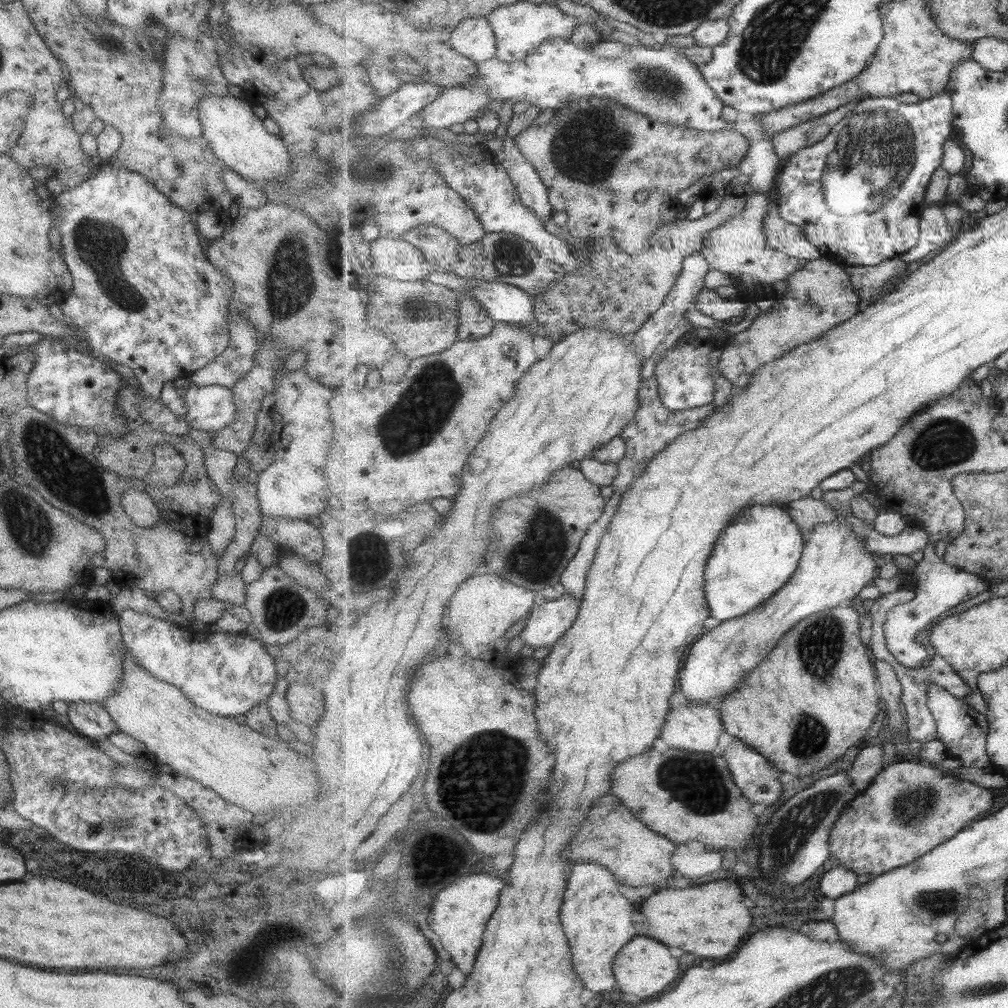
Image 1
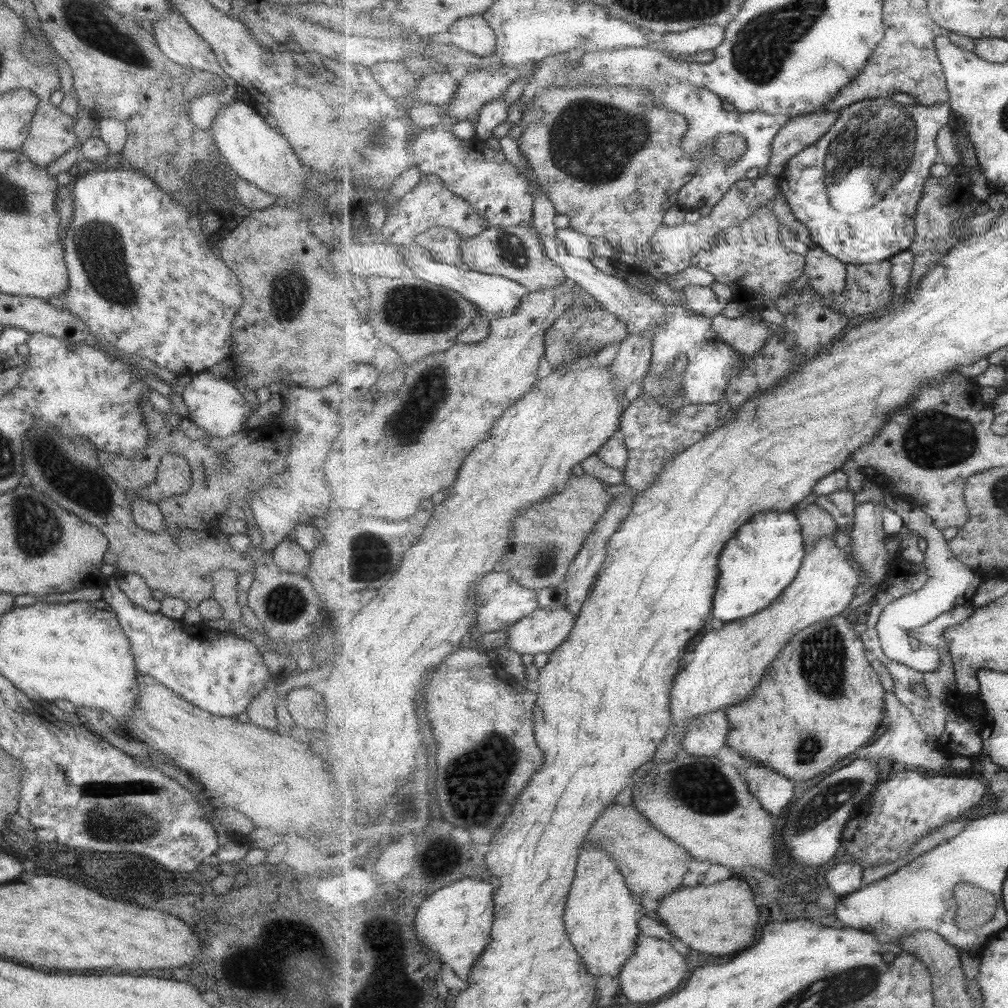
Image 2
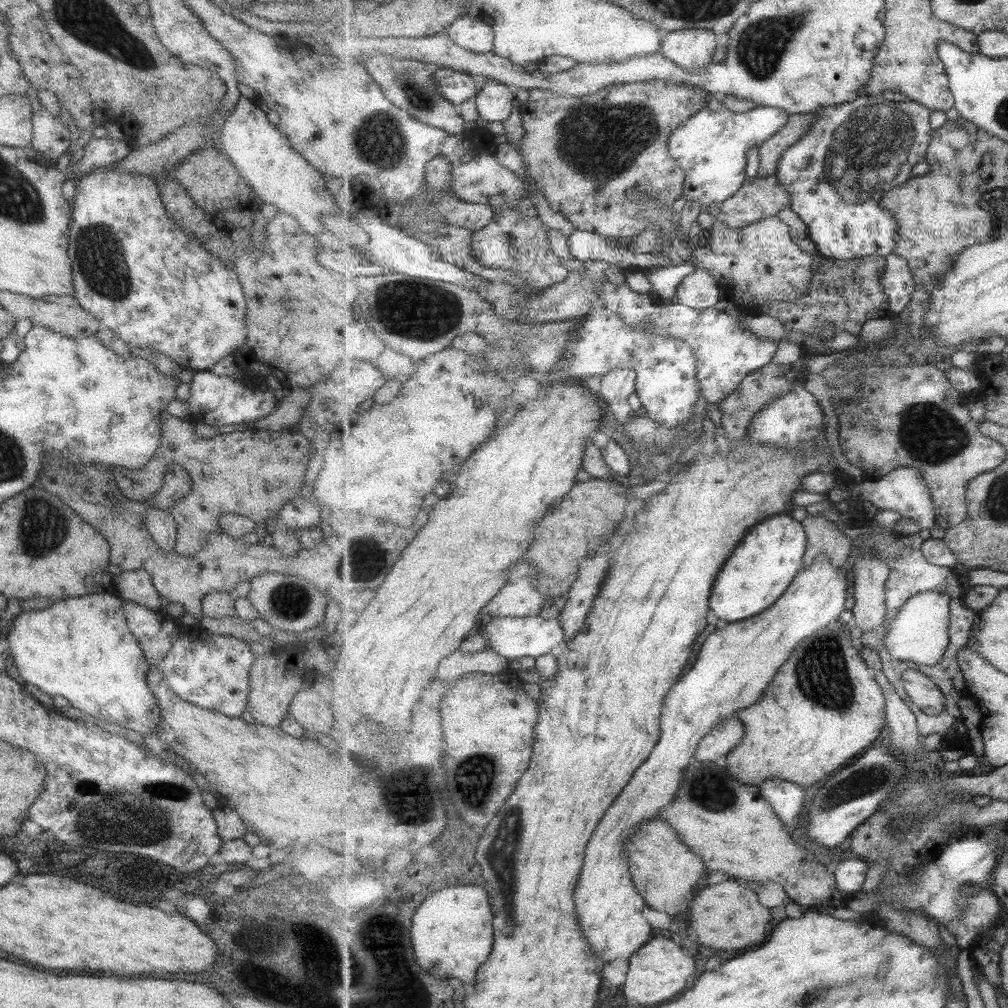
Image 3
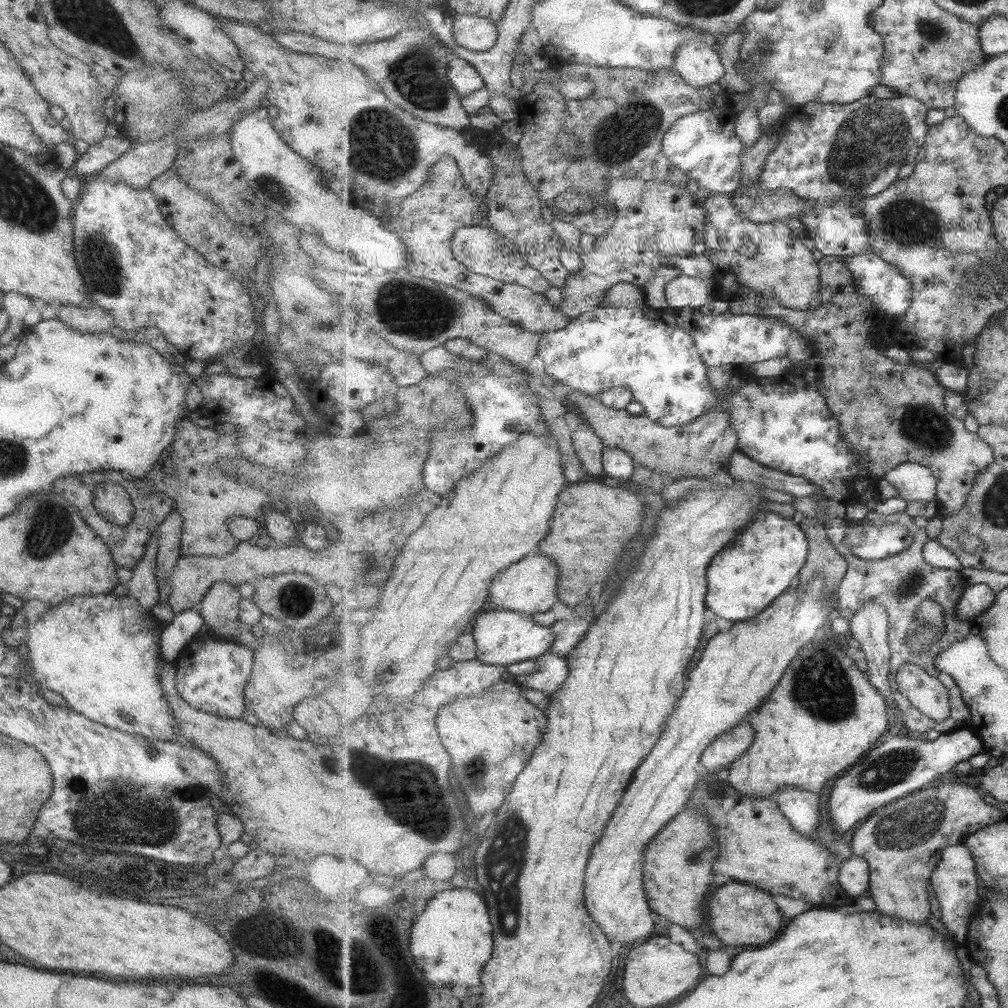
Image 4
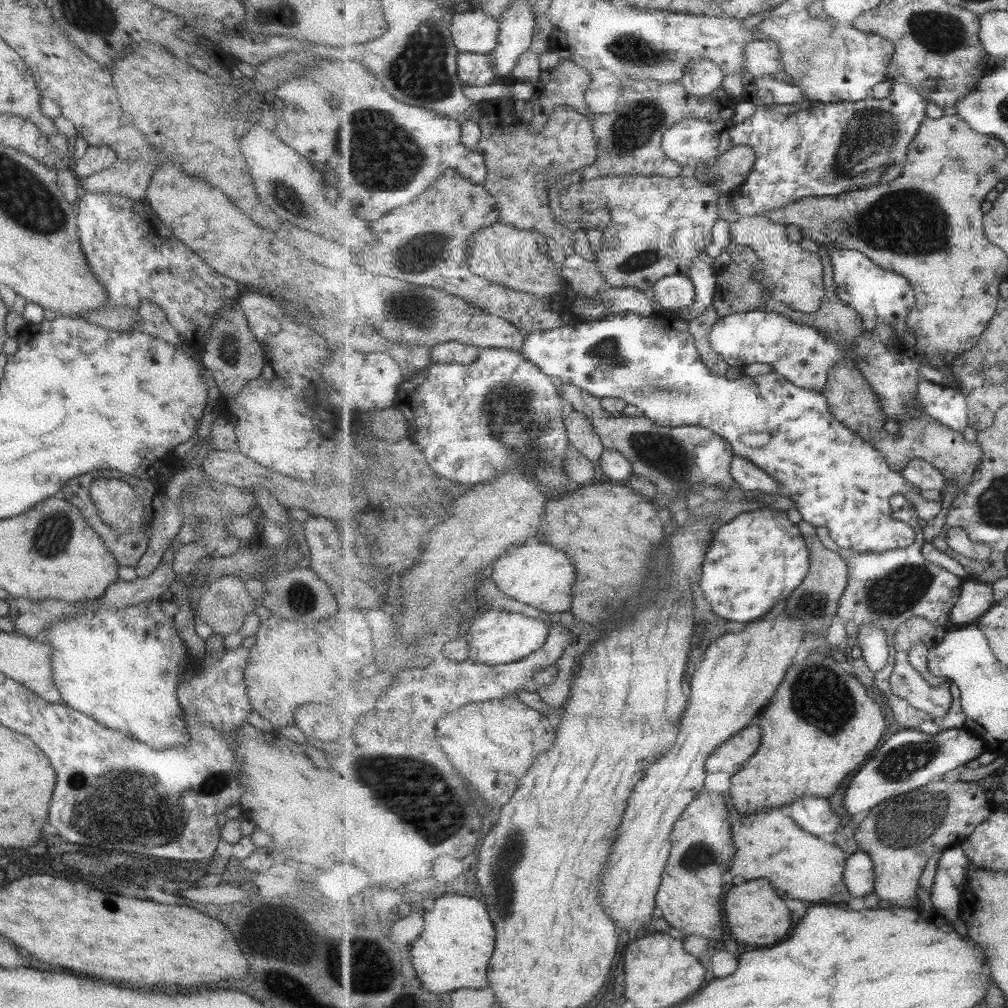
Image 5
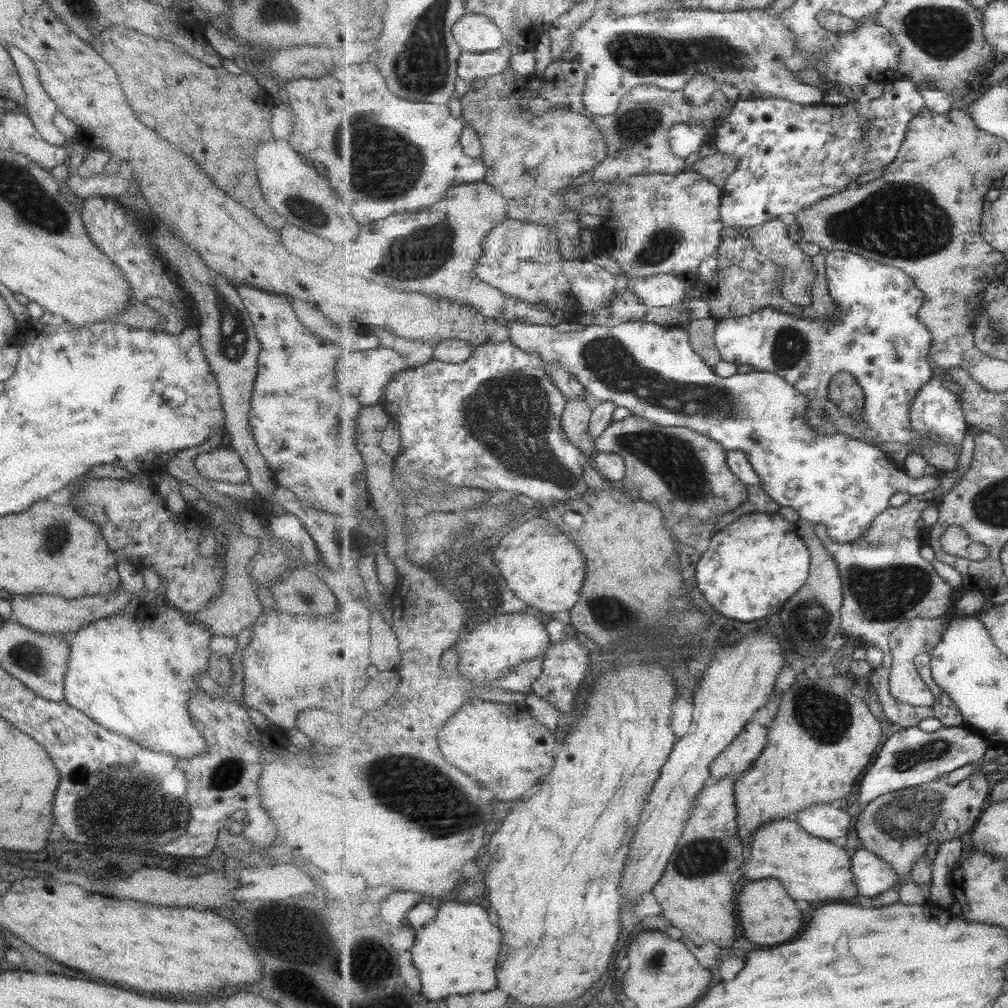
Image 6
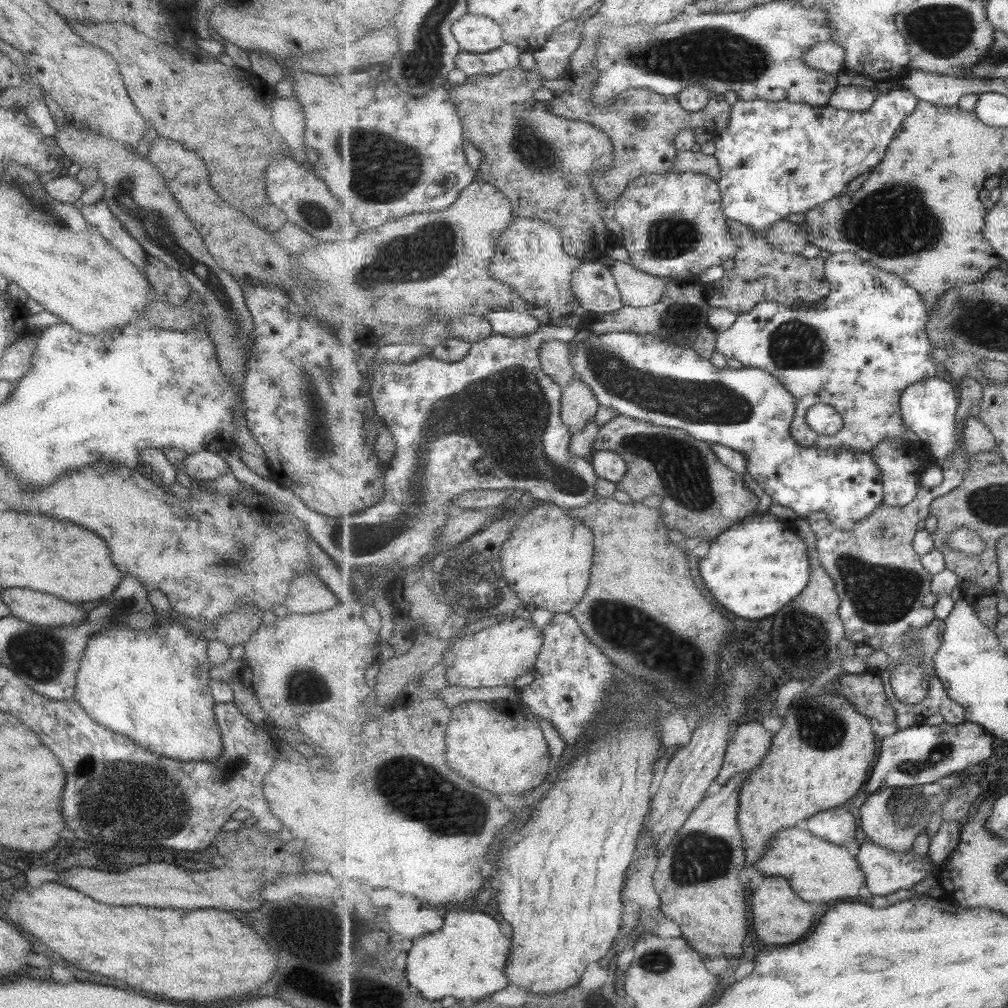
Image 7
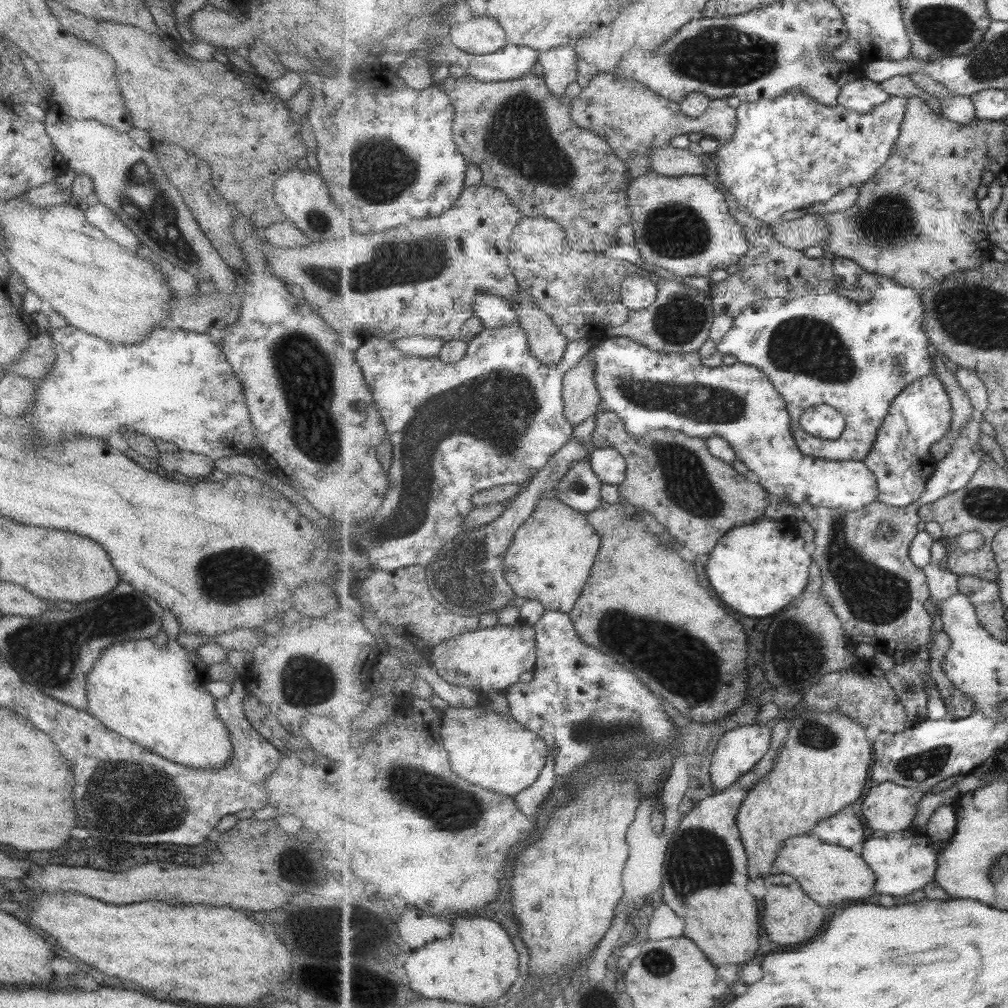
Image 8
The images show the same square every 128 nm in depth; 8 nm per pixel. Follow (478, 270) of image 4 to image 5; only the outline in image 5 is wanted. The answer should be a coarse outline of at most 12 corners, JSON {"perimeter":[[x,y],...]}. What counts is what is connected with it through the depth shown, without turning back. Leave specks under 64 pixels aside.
{"perimeter":[[495,223],[468,240],[476,276],[564,292],[543,233]]}

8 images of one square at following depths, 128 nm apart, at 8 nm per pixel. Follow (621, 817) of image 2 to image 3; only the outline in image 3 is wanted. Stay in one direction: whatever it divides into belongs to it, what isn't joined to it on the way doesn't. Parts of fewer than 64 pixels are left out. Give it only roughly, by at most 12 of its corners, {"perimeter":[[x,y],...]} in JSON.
{"perimeter":[[661,818],[626,849],[648,906],[675,916],[709,871]]}

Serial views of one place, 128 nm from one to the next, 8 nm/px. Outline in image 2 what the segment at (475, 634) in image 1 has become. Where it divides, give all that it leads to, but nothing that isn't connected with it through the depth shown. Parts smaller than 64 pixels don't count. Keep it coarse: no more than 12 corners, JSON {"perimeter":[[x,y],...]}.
{"perimeter":[[505,570],[477,582],[482,635],[540,608],[539,593]]}

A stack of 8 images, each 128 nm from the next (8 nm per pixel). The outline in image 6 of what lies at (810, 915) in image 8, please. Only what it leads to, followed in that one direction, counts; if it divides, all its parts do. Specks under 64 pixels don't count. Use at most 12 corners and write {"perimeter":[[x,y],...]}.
{"perimeter":[[759,880],[739,896],[745,936],[785,944],[803,912],[781,880]]}

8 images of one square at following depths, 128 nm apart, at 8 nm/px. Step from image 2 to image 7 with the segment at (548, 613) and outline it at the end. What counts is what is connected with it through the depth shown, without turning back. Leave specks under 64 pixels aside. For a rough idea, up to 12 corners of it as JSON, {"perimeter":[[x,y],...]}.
{"perimeter":[[508,617],[459,637],[449,685],[511,687],[535,670],[544,629]]}

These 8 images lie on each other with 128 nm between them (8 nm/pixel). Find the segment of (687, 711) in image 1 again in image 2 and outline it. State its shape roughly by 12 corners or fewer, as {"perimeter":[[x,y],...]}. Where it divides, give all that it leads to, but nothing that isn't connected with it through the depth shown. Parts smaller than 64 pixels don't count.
{"perimeter":[[724,710],[696,716],[683,751],[717,756],[732,724]]}

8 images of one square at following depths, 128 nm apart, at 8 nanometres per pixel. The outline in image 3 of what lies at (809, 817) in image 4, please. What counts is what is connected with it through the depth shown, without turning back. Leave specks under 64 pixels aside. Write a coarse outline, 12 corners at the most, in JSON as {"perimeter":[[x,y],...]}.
{"perimeter":[[773,779],[760,787],[777,816],[799,826],[807,792],[797,783]]}

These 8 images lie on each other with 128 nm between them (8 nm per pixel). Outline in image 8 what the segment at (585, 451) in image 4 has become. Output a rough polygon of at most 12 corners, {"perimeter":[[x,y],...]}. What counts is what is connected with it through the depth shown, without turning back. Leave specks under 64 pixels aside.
{"perimeter":[[591,350],[564,378],[565,417],[595,417],[601,395]]}

